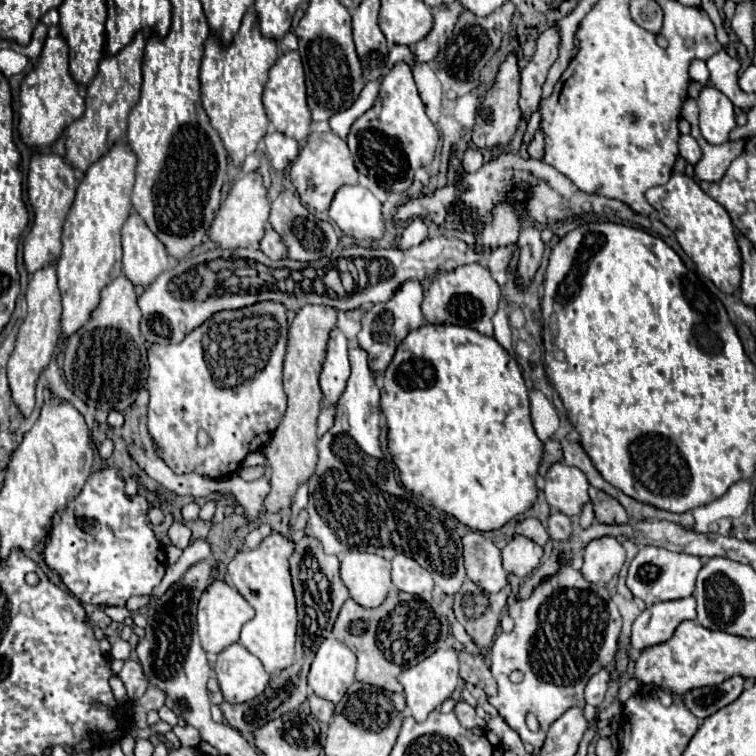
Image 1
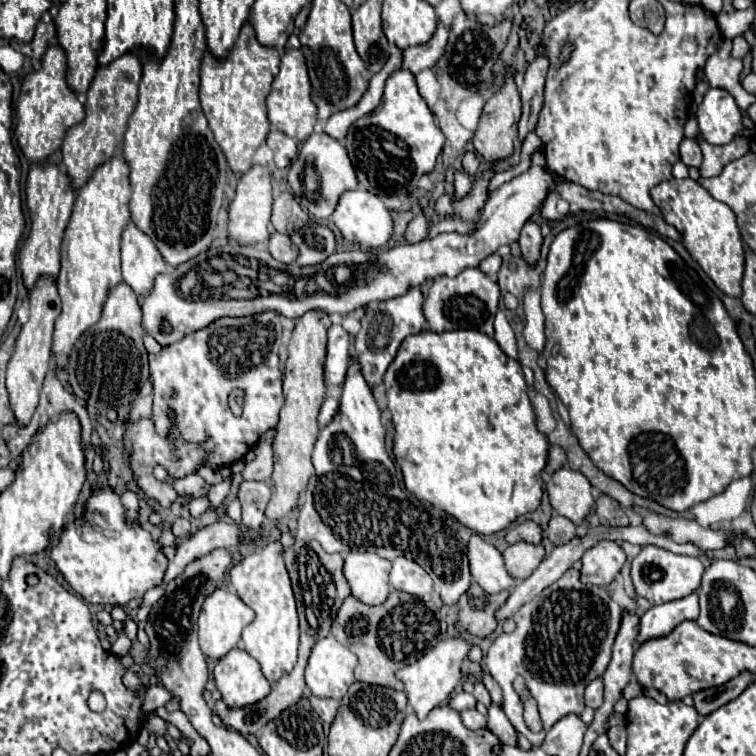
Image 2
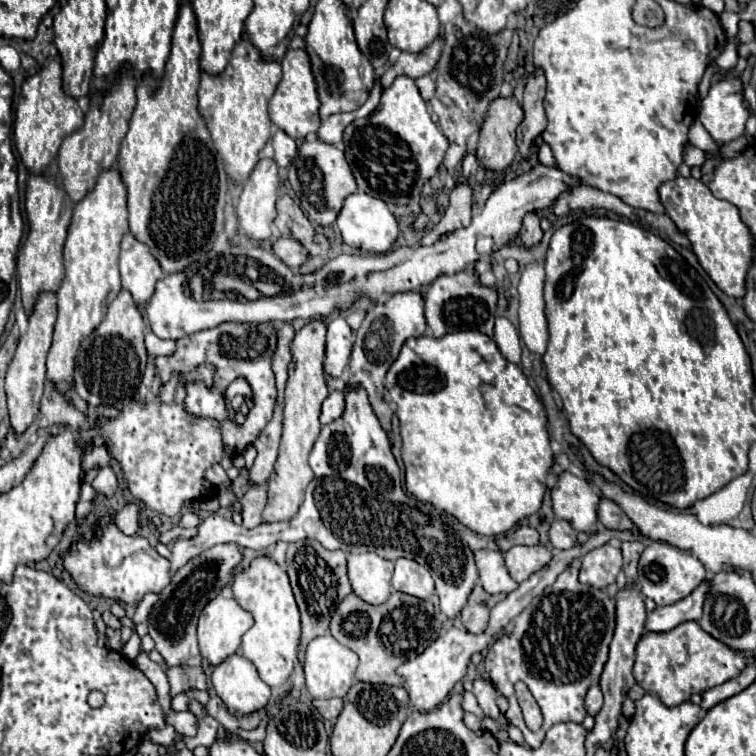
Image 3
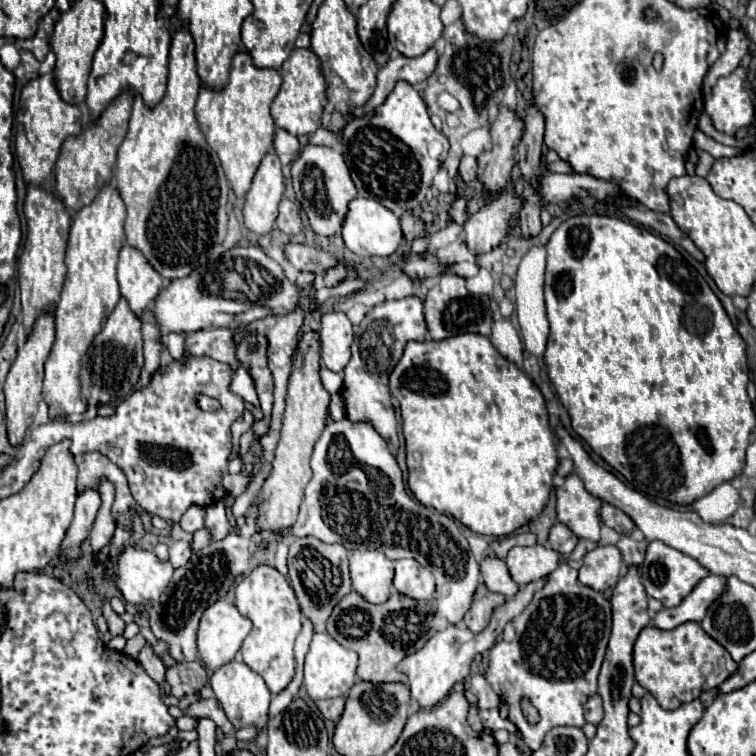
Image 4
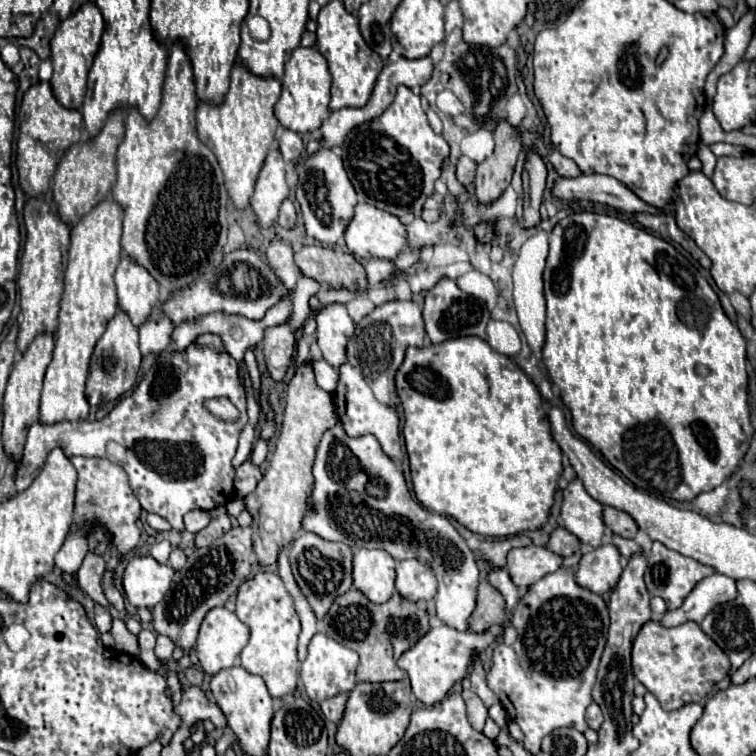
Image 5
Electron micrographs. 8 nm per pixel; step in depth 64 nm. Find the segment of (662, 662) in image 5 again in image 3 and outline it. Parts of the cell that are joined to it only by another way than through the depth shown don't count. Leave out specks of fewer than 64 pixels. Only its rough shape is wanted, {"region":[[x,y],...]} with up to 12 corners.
{"region":[[698,622],[646,632],[634,678],[668,706],[736,678],[750,654]]}

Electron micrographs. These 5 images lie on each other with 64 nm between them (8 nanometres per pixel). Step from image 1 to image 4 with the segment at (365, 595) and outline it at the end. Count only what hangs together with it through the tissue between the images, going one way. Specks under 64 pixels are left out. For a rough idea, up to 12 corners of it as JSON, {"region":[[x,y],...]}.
{"region":[[352,552],[352,588],[386,602],[394,562],[382,552]]}

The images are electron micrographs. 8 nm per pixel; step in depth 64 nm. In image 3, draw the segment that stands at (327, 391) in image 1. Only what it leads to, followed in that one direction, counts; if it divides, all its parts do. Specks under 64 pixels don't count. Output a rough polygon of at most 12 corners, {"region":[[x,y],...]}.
{"region":[[328,324],[324,372],[340,378],[350,362],[352,330]]}

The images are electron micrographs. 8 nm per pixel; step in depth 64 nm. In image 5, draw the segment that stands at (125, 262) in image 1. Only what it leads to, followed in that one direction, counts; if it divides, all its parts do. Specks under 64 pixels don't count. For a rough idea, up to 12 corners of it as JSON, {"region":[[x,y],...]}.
{"region":[[128,254],[116,268],[118,308],[136,326],[158,304],[154,276]]}

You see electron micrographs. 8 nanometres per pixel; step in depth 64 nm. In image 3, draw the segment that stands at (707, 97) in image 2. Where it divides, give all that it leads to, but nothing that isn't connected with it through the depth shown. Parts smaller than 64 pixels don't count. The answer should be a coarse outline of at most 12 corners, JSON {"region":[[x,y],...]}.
{"region":[[738,78],[712,84],[698,120],[718,146],[742,136],[750,110]]}

